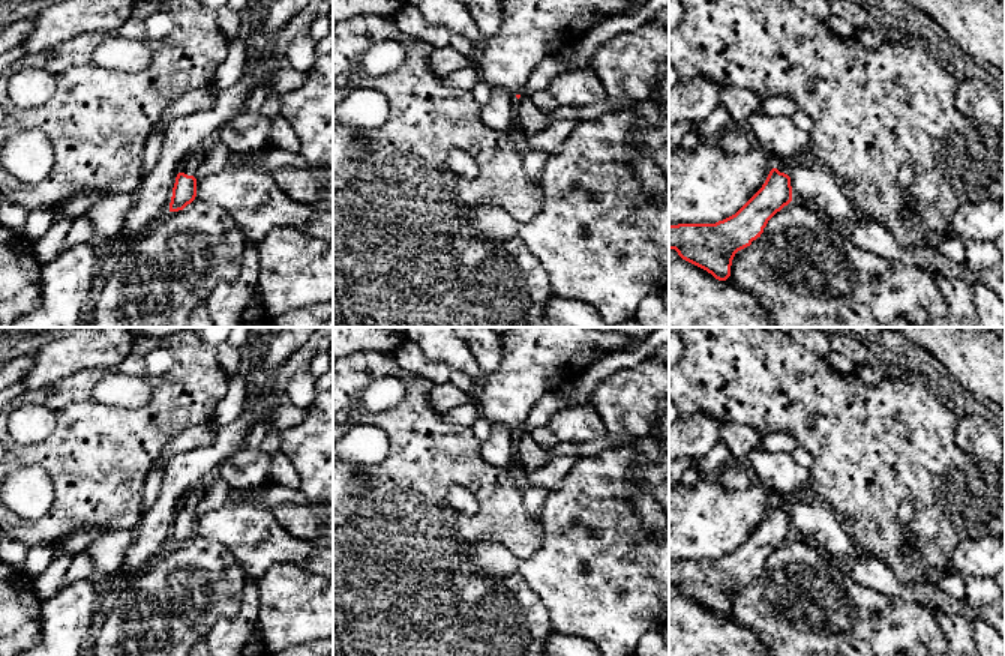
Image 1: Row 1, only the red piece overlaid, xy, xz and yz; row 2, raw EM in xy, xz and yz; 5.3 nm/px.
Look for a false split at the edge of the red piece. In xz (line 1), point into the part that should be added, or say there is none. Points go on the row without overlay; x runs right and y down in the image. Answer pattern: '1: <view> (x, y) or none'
1: none

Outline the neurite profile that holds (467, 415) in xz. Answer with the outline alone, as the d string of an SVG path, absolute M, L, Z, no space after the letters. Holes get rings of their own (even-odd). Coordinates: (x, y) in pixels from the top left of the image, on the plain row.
M478 404L460 405L442 413L442 417L448 422L458 422L471 426L480 416Z

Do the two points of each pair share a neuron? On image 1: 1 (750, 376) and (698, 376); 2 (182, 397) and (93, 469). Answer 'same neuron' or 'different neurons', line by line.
1: same neuron
2: same neuron

